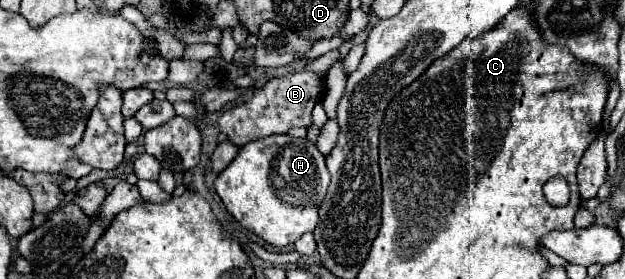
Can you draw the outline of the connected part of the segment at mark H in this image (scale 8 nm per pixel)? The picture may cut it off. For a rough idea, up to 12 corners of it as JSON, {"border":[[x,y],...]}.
{"border":[[307,137],[245,143],[215,179],[271,245],[317,225],[329,189]]}

